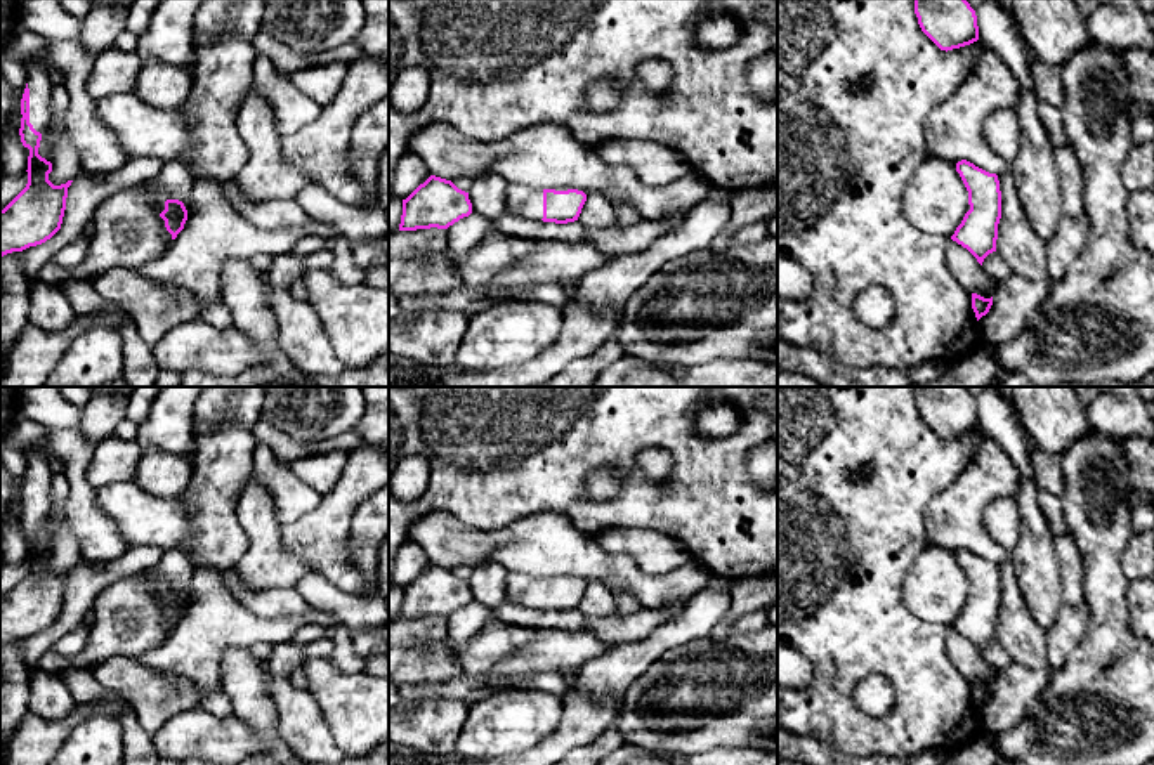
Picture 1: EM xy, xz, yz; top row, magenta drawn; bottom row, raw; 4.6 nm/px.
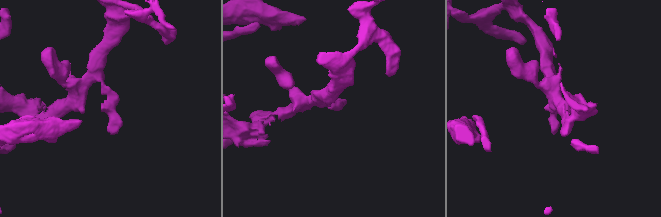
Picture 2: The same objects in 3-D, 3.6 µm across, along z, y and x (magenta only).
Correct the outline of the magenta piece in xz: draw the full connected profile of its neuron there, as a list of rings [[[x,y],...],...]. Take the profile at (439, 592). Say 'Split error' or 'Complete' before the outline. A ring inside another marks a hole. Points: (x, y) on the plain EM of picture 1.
Complete. [[[430,564],[403,588],[399,619],[448,618],[470,602],[469,581],[458,578],[451,569]]]

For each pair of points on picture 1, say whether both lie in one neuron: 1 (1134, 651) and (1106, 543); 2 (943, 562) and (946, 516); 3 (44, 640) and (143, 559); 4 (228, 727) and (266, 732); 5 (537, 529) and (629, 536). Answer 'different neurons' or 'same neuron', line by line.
1: same neuron
2: different neurons
3: same neuron
4: different neurons
5: different neurons

